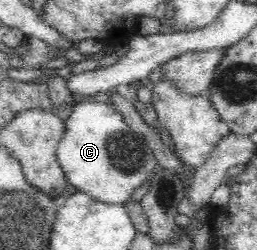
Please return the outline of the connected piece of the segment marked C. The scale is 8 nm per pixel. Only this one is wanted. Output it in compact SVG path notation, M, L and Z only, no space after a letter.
M83 103L74 107L71 117L64 125L64 135L57 147L56 159L65 175L65 179L91 199L107 204L122 204L131 202L133 193L156 171L157 161L152 149L147 146L140 134L134 133L125 124L123 117L112 105L103 103Z

